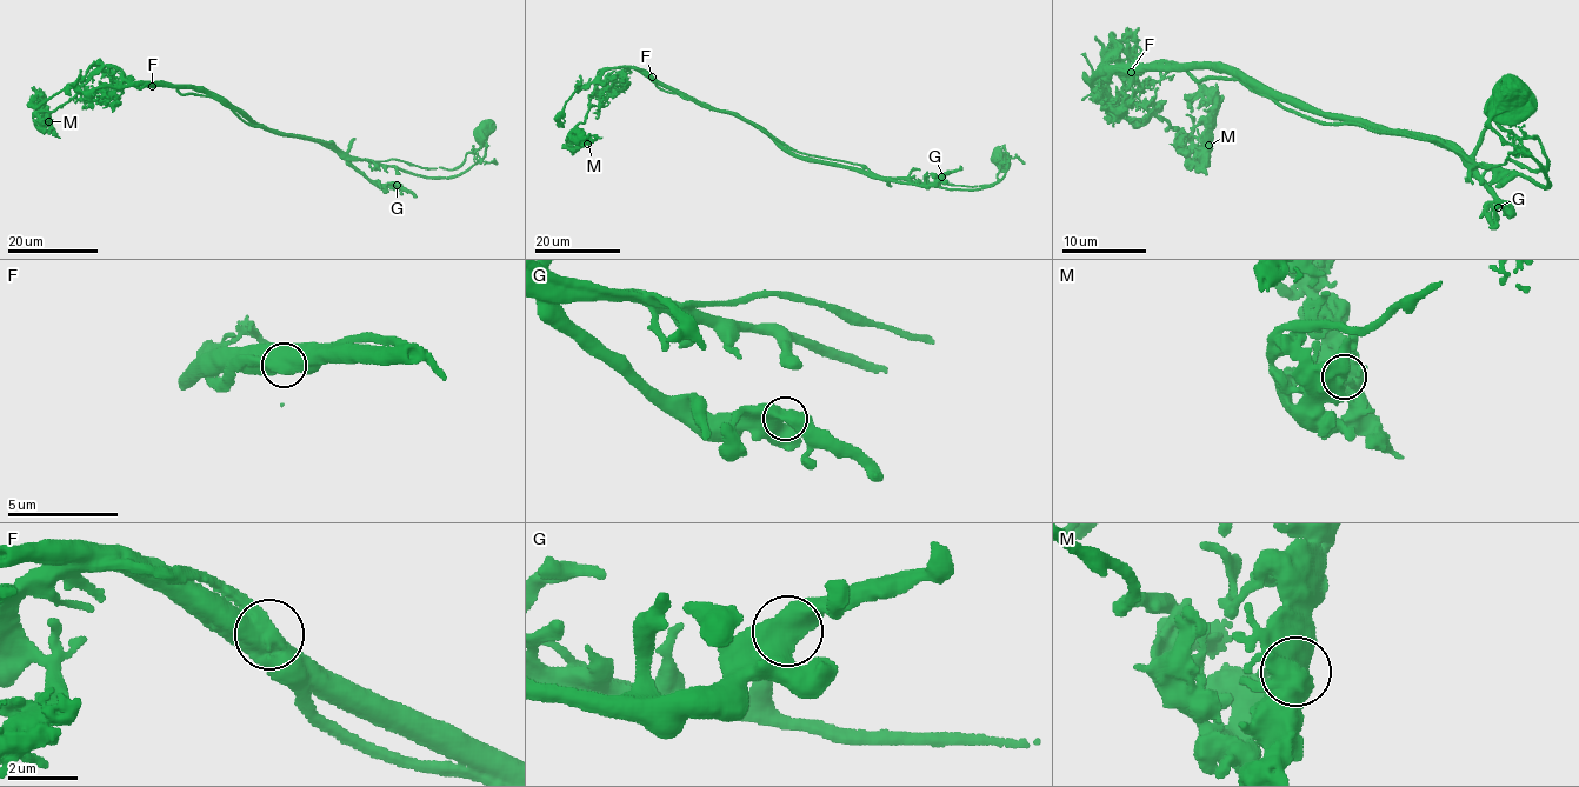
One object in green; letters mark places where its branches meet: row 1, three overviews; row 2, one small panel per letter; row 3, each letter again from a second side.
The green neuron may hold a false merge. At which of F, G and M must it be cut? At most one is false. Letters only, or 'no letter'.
F

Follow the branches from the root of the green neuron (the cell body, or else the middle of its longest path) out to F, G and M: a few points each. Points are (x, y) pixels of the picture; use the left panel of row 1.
F: (480, 137), (480, 158), (467, 169), (420, 177), (344, 159), (332, 144), (251, 126), (212, 97), (153, 86)
G: (480, 137), (479, 160), (454, 177), (420, 177), (351, 161), (372, 180), (397, 185)
M: (480, 137), (467, 169), (420, 177), (251, 126), (212, 97), (124, 80), (34, 118), (48, 121)

